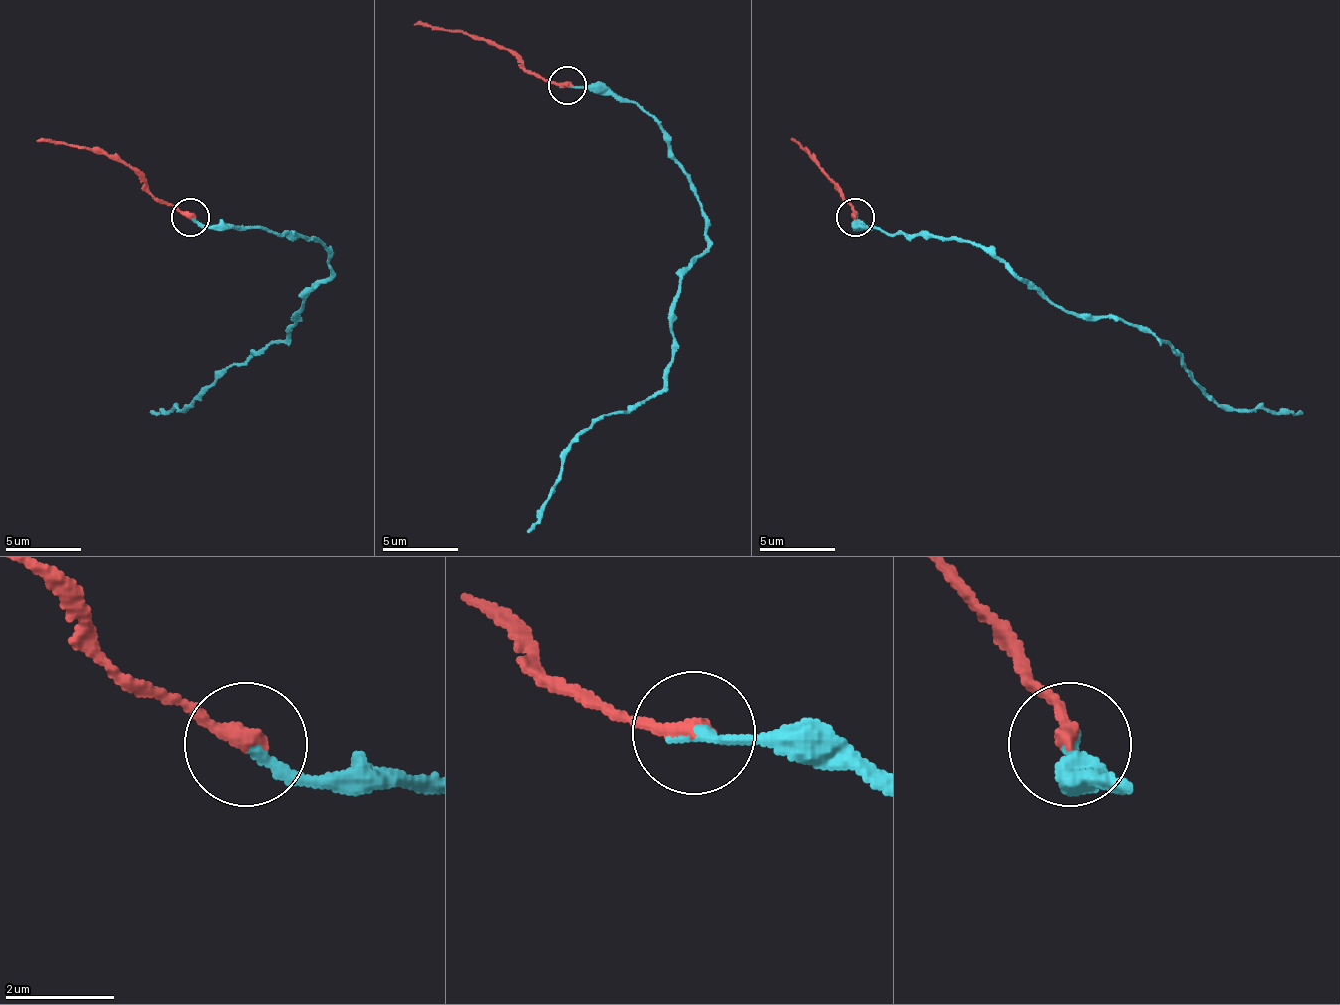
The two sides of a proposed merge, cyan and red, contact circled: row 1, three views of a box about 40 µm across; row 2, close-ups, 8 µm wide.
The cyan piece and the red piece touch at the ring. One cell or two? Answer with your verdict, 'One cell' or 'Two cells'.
One cell

